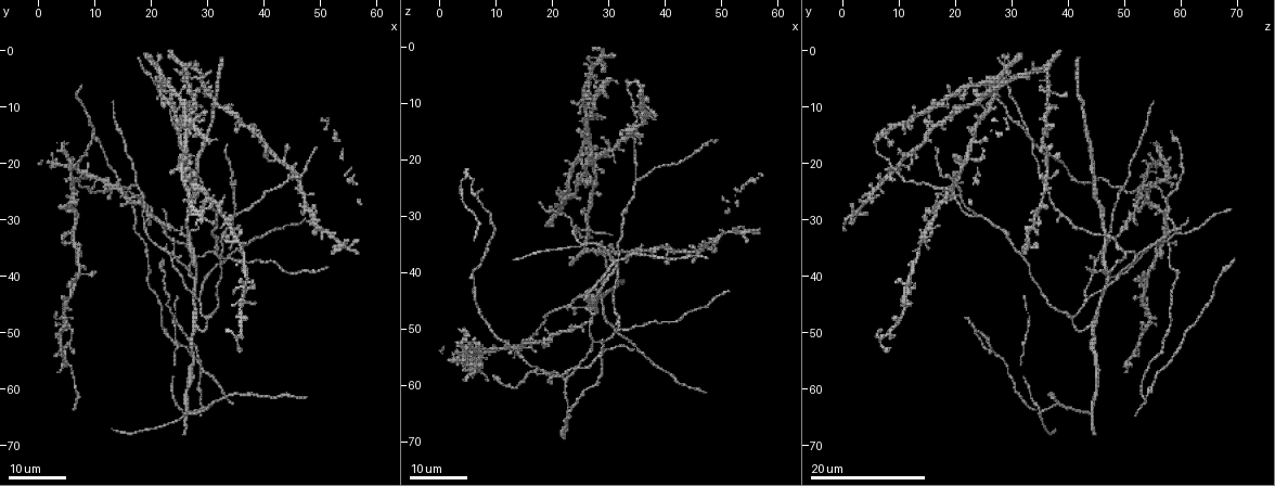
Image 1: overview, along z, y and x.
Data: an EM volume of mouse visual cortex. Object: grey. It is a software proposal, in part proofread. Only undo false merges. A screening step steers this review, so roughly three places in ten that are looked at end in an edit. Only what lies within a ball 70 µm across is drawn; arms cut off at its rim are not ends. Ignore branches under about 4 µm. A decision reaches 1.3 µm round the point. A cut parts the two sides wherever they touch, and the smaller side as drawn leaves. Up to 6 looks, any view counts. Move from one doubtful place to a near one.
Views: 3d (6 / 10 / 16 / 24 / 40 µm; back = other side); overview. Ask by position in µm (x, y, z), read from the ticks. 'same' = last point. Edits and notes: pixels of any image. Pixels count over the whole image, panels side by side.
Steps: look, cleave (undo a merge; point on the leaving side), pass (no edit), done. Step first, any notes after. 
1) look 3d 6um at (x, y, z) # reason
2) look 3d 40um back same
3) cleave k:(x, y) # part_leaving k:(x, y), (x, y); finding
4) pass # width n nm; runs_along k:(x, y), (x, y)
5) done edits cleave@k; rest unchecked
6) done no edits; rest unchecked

look 3d 24um at (28.5, 44.0, 43.5) # arms part here

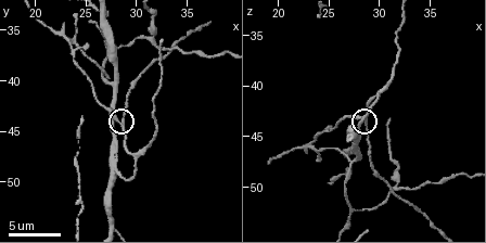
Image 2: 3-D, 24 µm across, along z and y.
look 3d 10um same # closer look

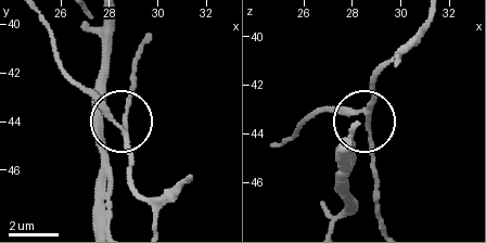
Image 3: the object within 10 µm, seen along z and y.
pass # side_arm 34 um; runs_along 3:(397, 62), (399, 56), (374, 81), (368, 109), (374, 184); one neuron here

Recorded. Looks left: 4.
look 3d 10um at (28.2, 49.0, 43.8)

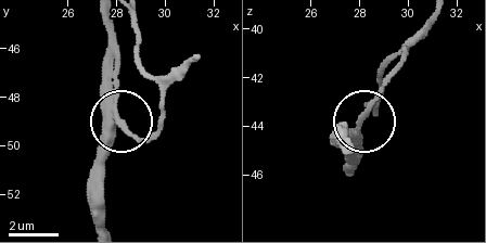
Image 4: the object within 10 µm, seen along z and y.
look 3d 10um back at (28.0, 48.9, 43.8)

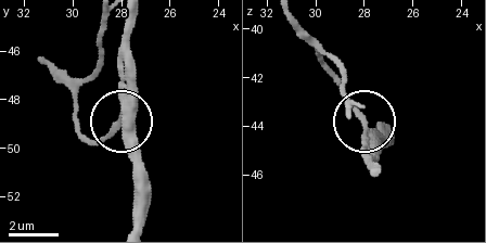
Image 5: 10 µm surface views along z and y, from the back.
pass # runs_along 5:(129, 22), (129, 109), (94, 143); all the same neuron

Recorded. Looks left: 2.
look 3d 24um at (43.5, 19.5, 36.5) # three arms meet

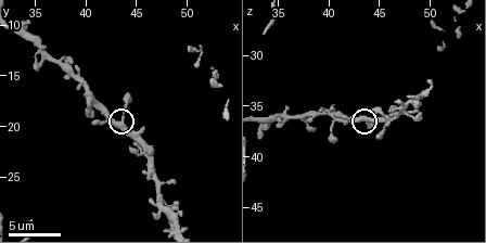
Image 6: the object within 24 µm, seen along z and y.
look 3d 6um at (43.8, 19.6, 36.0) # zoom in

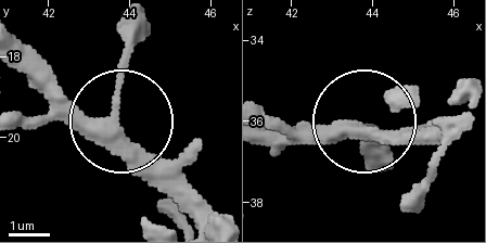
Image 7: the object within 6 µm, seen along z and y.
pass # arms 3; runs_along 7:(27, 53), (78, 105), (116, 118), (120, 25); continuous, no second neuron

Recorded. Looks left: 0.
done no edits; rest unchecked

